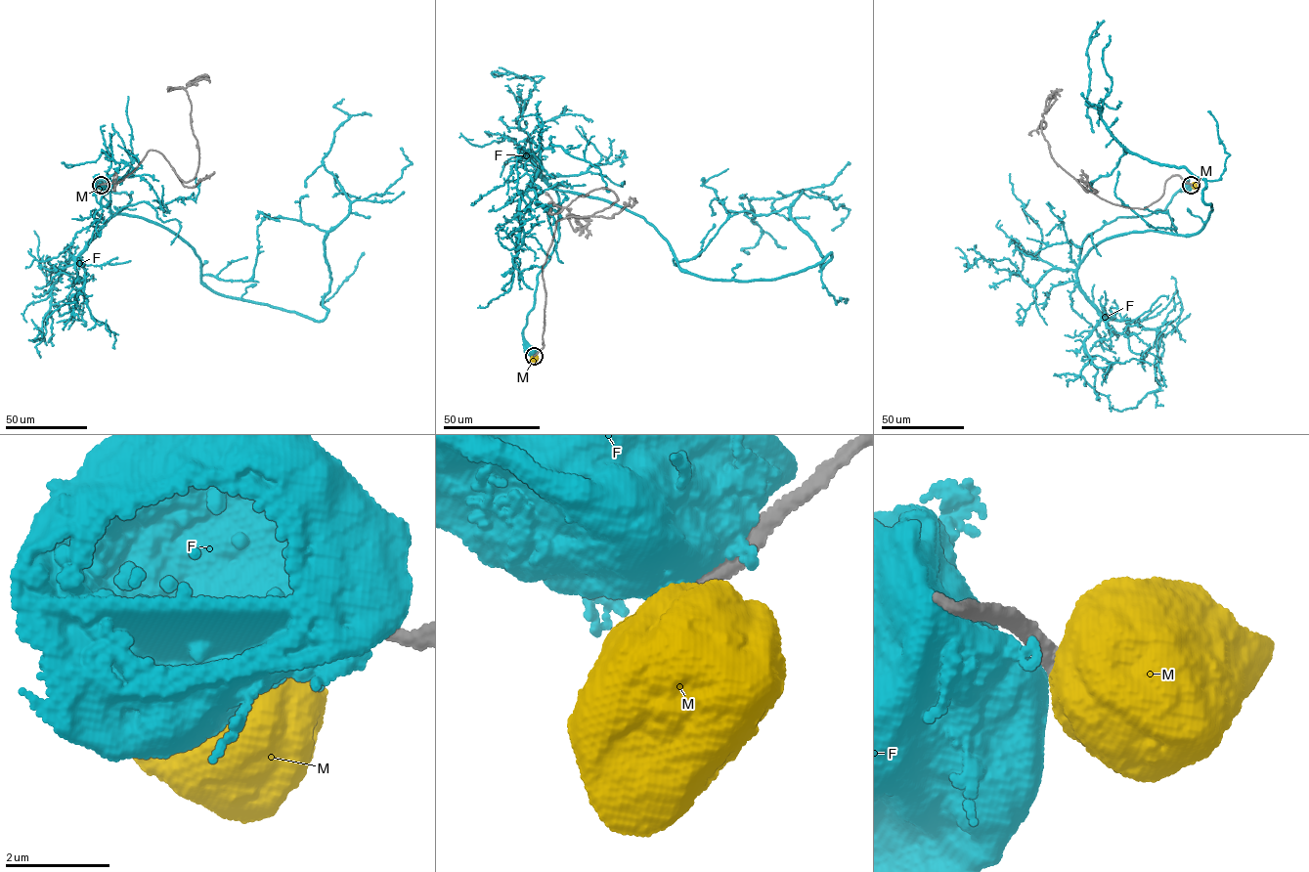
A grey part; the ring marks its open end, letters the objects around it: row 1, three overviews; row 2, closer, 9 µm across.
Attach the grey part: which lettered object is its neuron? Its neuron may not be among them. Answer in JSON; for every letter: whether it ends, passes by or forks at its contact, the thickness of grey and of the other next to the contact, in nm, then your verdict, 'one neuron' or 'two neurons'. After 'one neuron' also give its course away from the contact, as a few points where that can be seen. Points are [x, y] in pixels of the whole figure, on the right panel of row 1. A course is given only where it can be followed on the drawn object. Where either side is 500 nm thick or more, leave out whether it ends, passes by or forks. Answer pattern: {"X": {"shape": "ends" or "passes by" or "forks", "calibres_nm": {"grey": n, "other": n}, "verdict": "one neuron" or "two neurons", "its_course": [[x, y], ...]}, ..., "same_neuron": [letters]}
{"F": {"calibres_nm": {"grey": 440, "other": 1000}, "verdict": "two neurons"}, "M": {"calibres_nm": {"grey": 380, "other": 950}, "verdict": "one neuron"}, "same_neuron": ["M"]}

